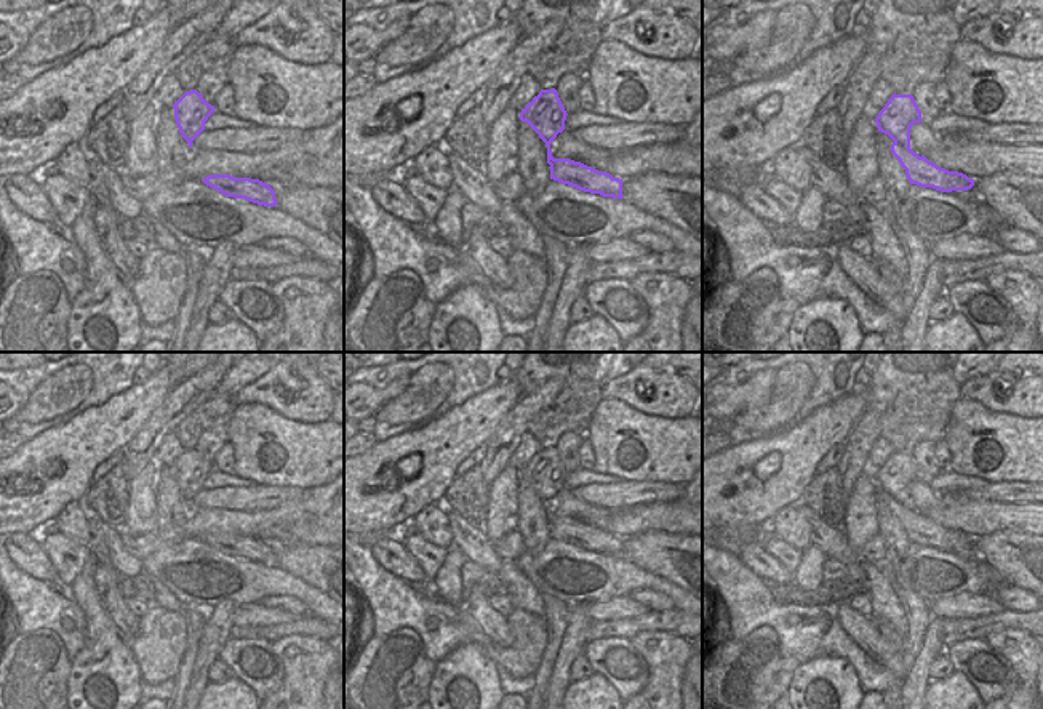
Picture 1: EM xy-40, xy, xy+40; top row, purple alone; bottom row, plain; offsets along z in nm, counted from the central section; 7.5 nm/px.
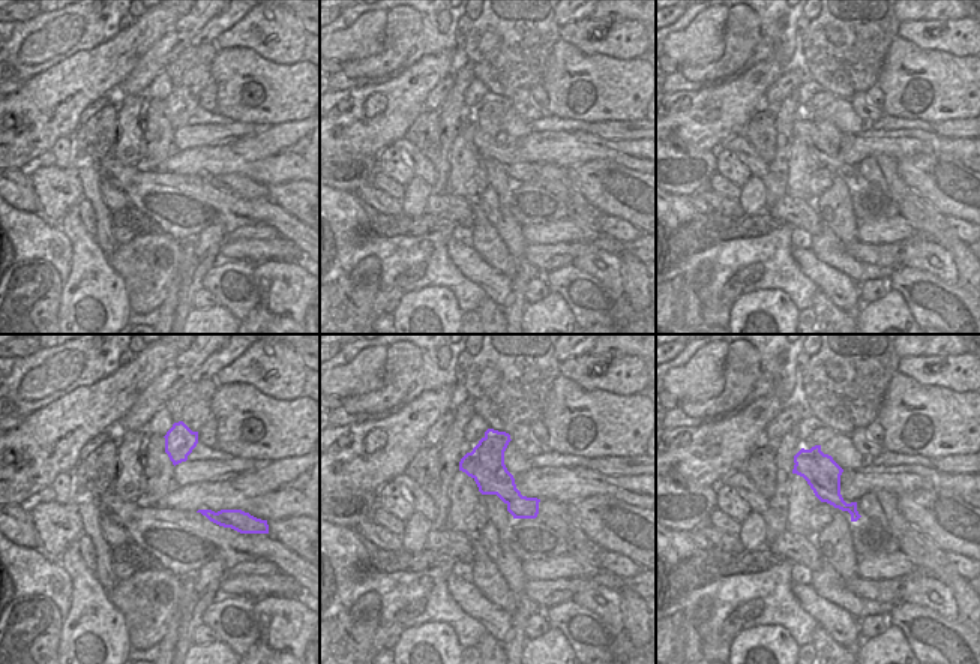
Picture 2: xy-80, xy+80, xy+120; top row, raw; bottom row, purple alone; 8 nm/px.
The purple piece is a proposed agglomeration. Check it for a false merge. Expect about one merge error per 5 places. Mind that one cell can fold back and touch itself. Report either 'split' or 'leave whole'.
split

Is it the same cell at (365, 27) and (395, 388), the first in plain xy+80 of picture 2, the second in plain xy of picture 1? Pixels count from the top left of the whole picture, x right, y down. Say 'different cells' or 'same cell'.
same cell

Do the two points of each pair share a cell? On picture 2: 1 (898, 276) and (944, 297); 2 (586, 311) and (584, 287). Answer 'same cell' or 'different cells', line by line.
1: same cell
2: same cell

